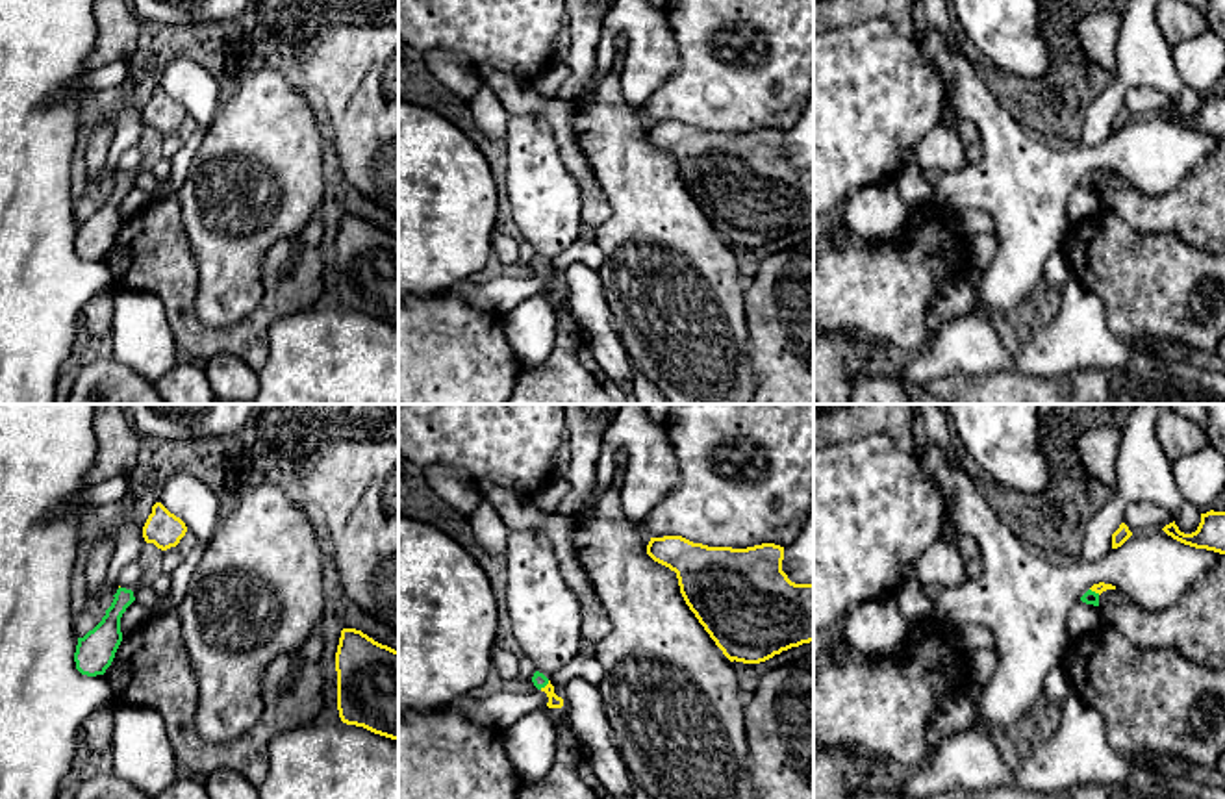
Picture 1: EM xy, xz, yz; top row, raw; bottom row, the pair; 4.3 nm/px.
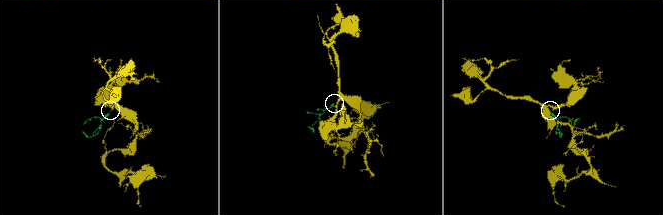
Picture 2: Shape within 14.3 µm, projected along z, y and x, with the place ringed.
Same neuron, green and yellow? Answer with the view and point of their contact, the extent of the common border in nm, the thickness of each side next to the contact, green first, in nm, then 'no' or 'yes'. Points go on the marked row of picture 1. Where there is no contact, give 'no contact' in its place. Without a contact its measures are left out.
xz (543, 686) | 60 nm | 70/60 nm | yes

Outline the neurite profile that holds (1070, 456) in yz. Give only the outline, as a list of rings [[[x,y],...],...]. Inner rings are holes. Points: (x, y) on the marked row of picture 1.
[[[1060,438],[1055,447],[1062,450],[1062,460],[1066,463],[1066,469],[1073,480],[1082,480],[1084,476],[1084,465],[1071,443],[1069,438]]]

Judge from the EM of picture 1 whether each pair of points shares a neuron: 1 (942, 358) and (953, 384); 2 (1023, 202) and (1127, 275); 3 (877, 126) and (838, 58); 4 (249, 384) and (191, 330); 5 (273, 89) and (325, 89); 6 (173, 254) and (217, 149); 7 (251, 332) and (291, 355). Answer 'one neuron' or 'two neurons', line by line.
1: two neurons
2: two neurons
3: one neuron
4: two neurons
5: two neurons
6: two neurons
7: two neurons

